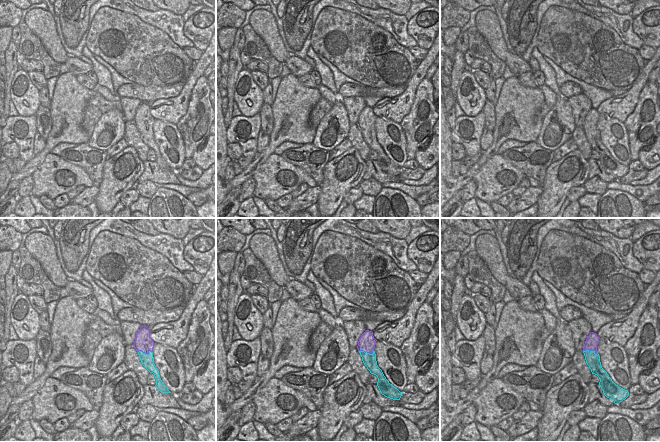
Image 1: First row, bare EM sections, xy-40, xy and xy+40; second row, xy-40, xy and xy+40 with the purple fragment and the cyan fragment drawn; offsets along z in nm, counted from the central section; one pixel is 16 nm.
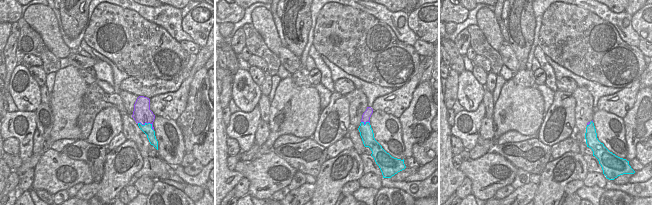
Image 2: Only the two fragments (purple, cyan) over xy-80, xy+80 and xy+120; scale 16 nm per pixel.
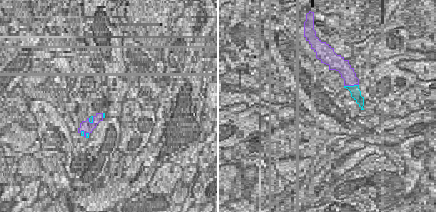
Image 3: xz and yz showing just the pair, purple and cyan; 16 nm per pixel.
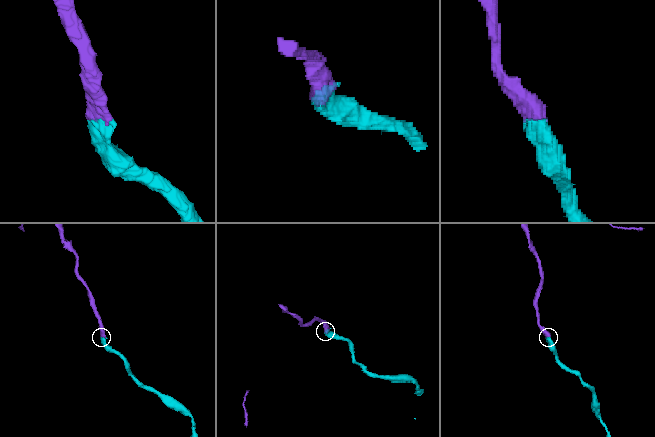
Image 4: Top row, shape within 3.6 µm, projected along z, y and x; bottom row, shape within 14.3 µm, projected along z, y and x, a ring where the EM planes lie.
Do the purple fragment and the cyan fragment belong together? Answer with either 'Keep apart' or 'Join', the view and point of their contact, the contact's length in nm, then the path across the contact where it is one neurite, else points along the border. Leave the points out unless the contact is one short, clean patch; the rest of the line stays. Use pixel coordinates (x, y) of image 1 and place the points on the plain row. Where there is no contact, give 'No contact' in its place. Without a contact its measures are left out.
Keep apart. Touches purple at xy+40 (590, 126). Shared border 240 nm

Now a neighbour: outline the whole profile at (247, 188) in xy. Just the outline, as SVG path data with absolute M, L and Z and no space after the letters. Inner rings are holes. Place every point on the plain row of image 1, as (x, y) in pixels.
M249 178L241 185L241 193L239 199L245 200L249 197L253 197L254 189L255 189L255 181L253 178Z

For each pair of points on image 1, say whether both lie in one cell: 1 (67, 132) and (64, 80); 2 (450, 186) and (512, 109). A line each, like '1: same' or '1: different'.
1: same
2: same

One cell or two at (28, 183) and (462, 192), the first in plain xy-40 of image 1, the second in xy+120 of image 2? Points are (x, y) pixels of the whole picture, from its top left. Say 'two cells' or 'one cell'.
one cell

